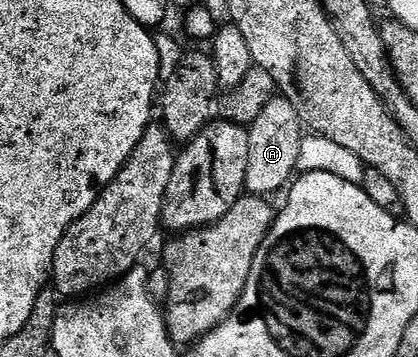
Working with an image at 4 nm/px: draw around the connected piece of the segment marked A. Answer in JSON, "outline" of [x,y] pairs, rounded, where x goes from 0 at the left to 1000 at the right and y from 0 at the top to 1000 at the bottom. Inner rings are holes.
{"outline":[[[658,275],[641,286],[641,297],[632,297],[632,308],[622,308],[617,328],[593,350],[593,367],[598,384],[586,535],[603,549],[653,552],[653,538],[672,541],[711,485],[711,443],[727,384],[727,350],[684,277]]]}

